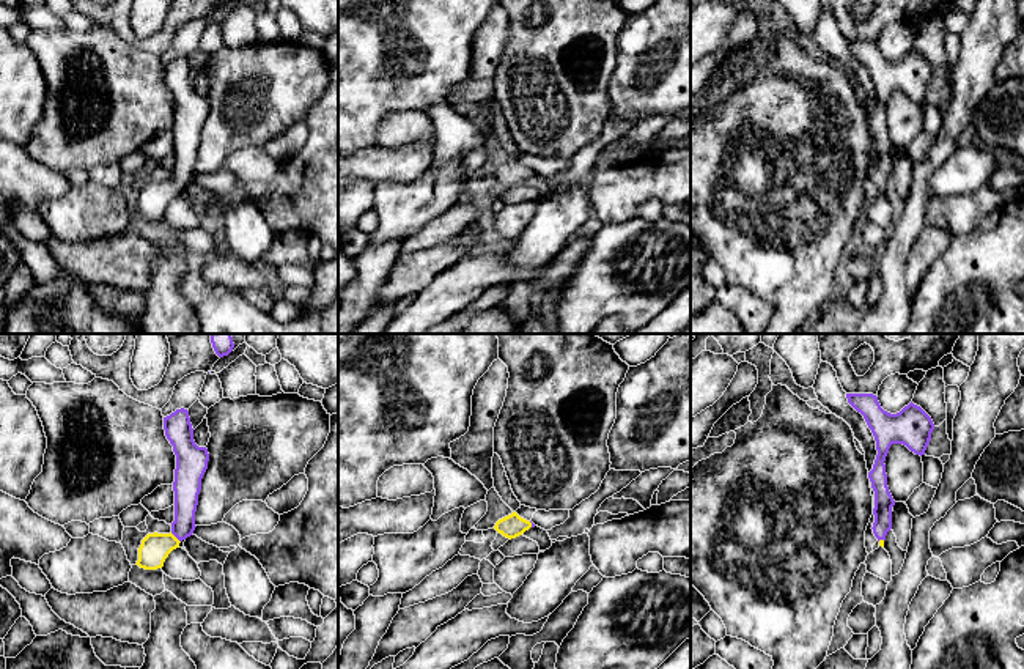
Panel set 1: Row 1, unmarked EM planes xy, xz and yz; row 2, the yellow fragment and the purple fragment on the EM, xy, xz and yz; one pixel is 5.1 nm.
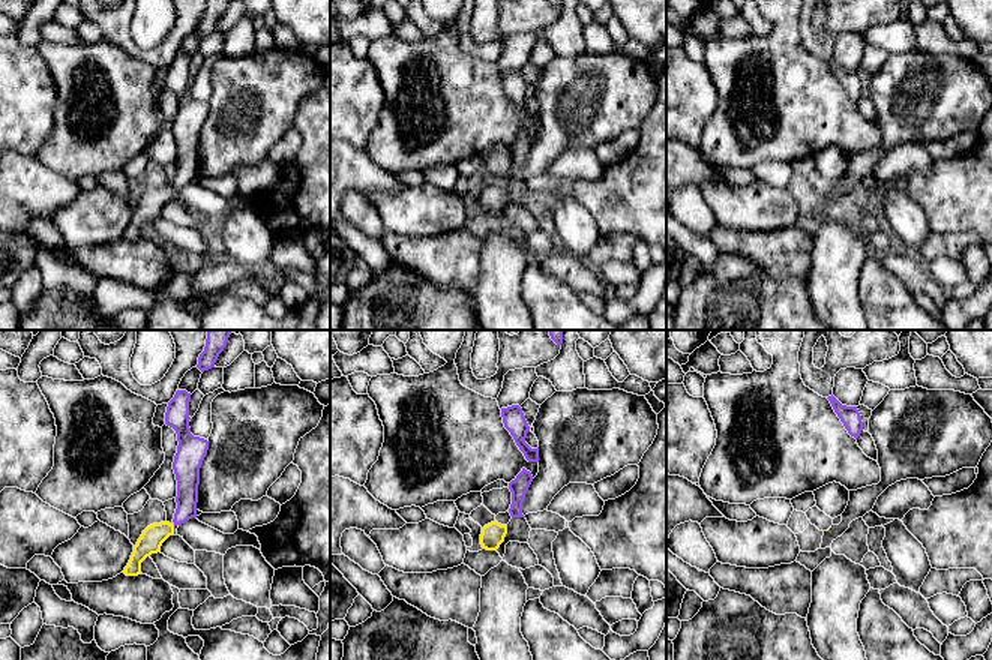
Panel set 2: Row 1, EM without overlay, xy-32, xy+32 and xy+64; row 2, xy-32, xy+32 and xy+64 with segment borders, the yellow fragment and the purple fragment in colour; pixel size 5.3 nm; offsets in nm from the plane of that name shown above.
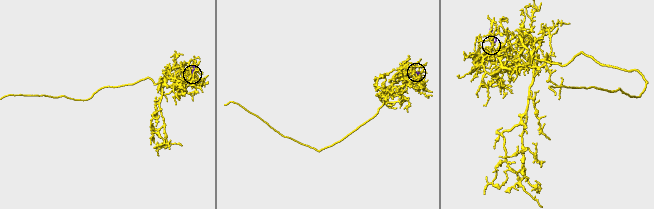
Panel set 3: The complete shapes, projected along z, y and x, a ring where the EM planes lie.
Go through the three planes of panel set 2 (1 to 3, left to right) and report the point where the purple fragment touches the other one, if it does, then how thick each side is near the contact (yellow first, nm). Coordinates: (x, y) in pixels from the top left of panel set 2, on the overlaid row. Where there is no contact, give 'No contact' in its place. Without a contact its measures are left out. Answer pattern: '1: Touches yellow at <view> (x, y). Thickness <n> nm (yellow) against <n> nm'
1: No contact
2: No contact
3: No contact

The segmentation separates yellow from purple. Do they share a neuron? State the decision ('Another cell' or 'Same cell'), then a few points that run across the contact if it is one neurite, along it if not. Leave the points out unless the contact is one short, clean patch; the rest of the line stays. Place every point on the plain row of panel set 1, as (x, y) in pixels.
Same cell. Line: xy (154, 195), (175, 184), (184, 172), (186, 137)

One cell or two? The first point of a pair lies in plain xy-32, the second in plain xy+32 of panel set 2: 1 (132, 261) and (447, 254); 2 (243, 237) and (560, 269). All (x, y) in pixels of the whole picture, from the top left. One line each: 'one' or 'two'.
1: one
2: two

